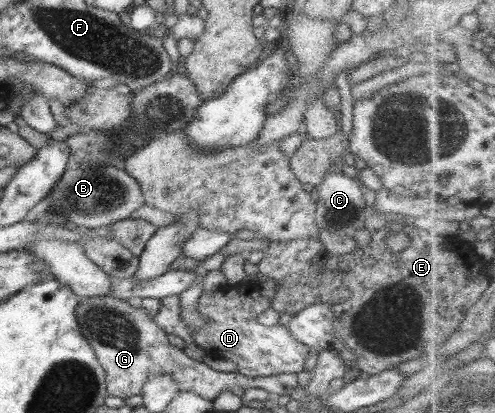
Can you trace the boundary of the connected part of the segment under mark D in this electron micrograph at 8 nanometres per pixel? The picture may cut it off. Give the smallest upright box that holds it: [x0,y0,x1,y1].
[190,280,309,379]

